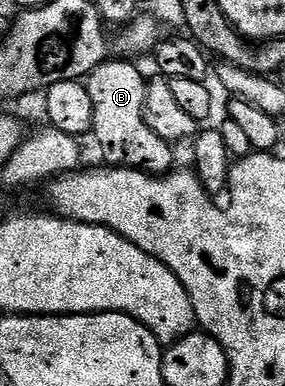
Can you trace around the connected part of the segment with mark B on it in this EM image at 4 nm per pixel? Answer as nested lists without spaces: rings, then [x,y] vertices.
[[[112,57],[86,76],[89,97],[93,101],[93,139],[99,142],[108,164],[132,167],[148,175],[166,175],[176,166],[172,144],[165,142],[145,121],[145,93],[147,81],[135,68],[134,62]]]

